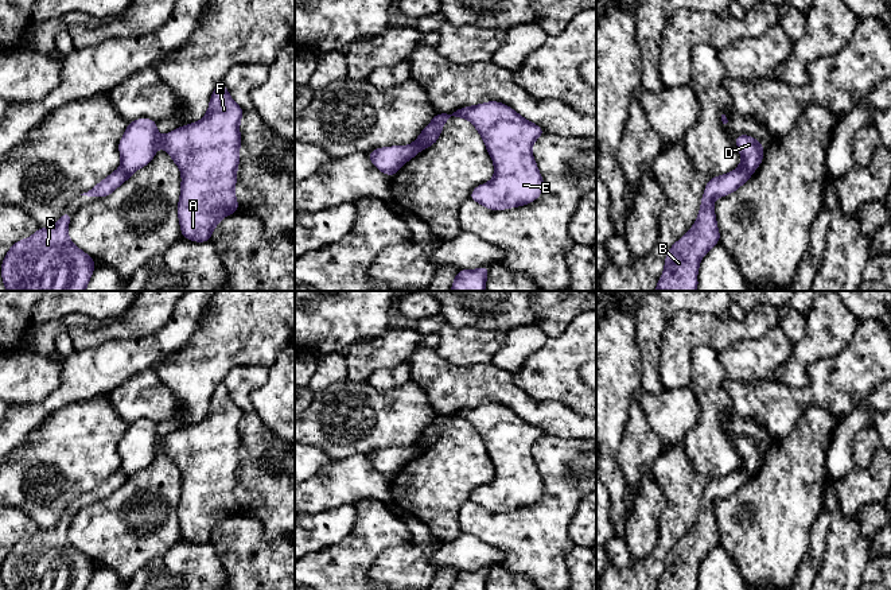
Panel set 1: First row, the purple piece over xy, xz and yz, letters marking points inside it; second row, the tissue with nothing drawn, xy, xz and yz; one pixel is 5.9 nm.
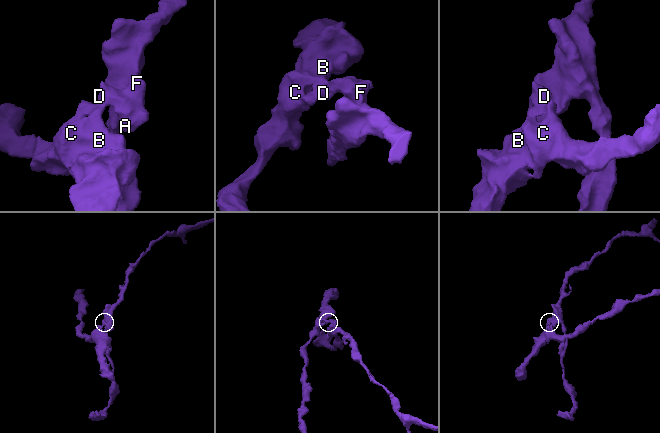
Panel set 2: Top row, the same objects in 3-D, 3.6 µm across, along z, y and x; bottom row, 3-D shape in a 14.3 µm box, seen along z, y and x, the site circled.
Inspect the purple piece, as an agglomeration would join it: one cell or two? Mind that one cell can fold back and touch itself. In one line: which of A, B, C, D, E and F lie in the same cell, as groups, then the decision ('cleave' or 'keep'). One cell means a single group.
A D E F / B C | cleave

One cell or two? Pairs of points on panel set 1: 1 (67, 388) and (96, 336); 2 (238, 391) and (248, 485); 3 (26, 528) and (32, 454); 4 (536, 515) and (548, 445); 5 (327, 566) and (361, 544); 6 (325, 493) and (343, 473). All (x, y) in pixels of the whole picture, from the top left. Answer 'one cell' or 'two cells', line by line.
1: two cells
2: one cell
3: two cells
4: one cell
5: one cell
6: one cell

